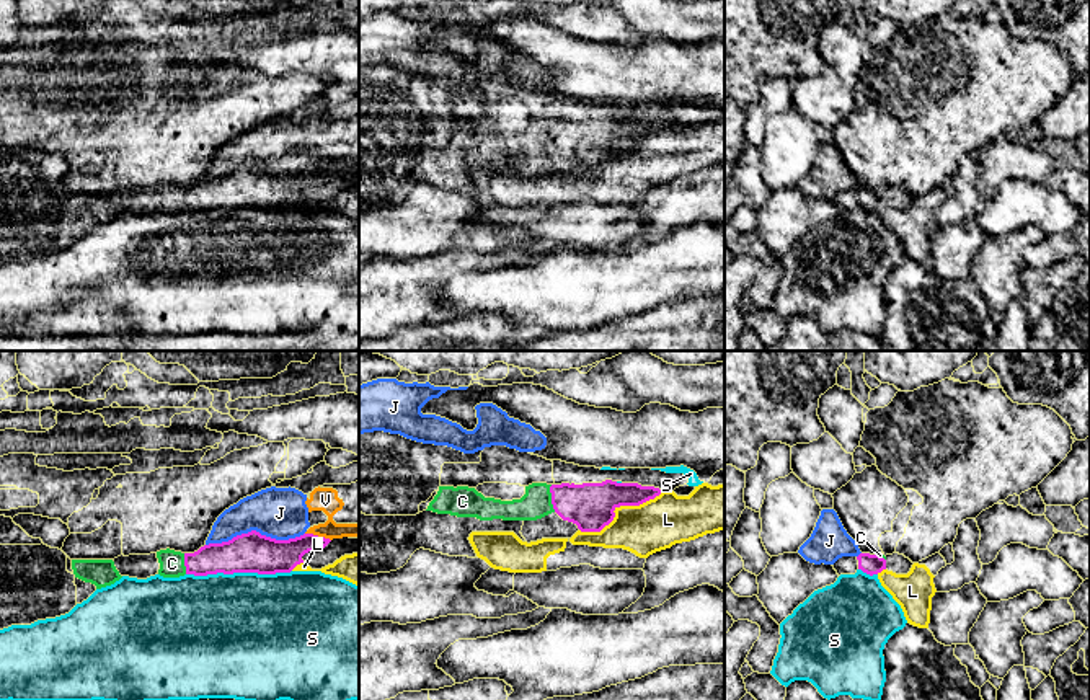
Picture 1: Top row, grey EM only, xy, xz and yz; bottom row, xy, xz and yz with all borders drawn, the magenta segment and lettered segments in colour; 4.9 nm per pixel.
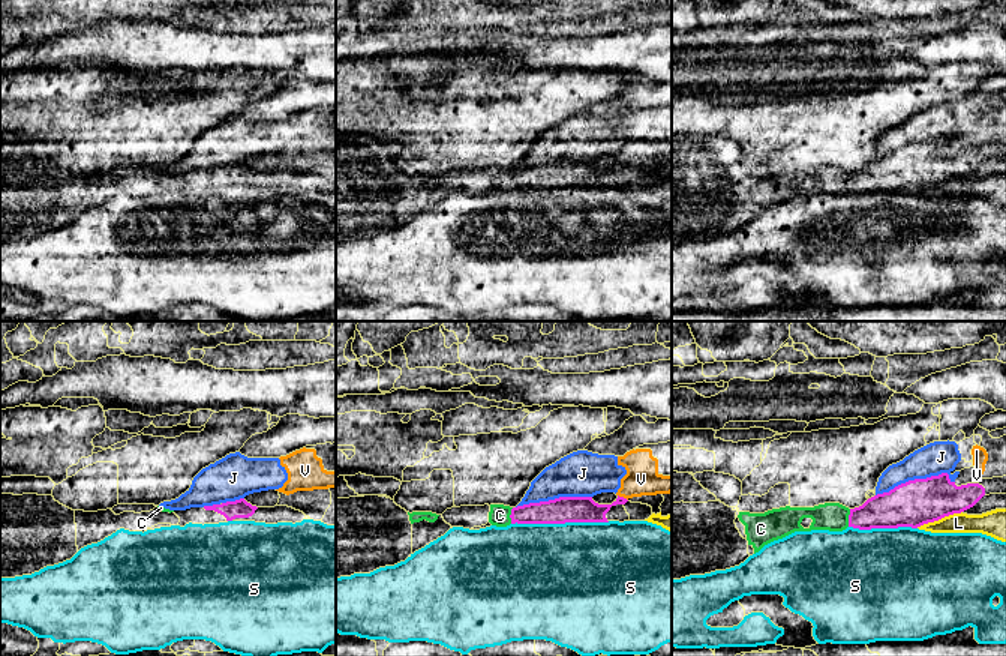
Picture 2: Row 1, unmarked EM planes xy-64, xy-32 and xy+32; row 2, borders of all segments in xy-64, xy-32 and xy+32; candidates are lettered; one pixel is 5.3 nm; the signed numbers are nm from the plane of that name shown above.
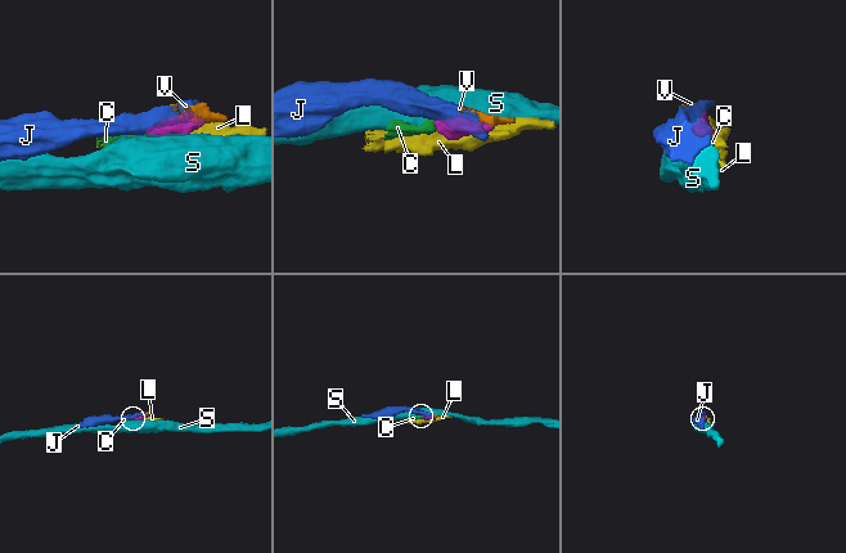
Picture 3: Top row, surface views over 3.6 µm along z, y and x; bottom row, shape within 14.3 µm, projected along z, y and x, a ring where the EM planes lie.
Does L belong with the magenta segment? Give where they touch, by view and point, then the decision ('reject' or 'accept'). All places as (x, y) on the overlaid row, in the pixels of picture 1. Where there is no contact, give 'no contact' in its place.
meets magenta in xz at (617, 506); reject

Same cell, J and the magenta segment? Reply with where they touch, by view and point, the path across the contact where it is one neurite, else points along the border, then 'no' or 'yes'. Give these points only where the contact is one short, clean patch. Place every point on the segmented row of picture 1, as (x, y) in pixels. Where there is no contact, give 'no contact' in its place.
xy (255, 531) | no

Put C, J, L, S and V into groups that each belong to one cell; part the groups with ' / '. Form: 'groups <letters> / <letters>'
groups C / J V / L / S

